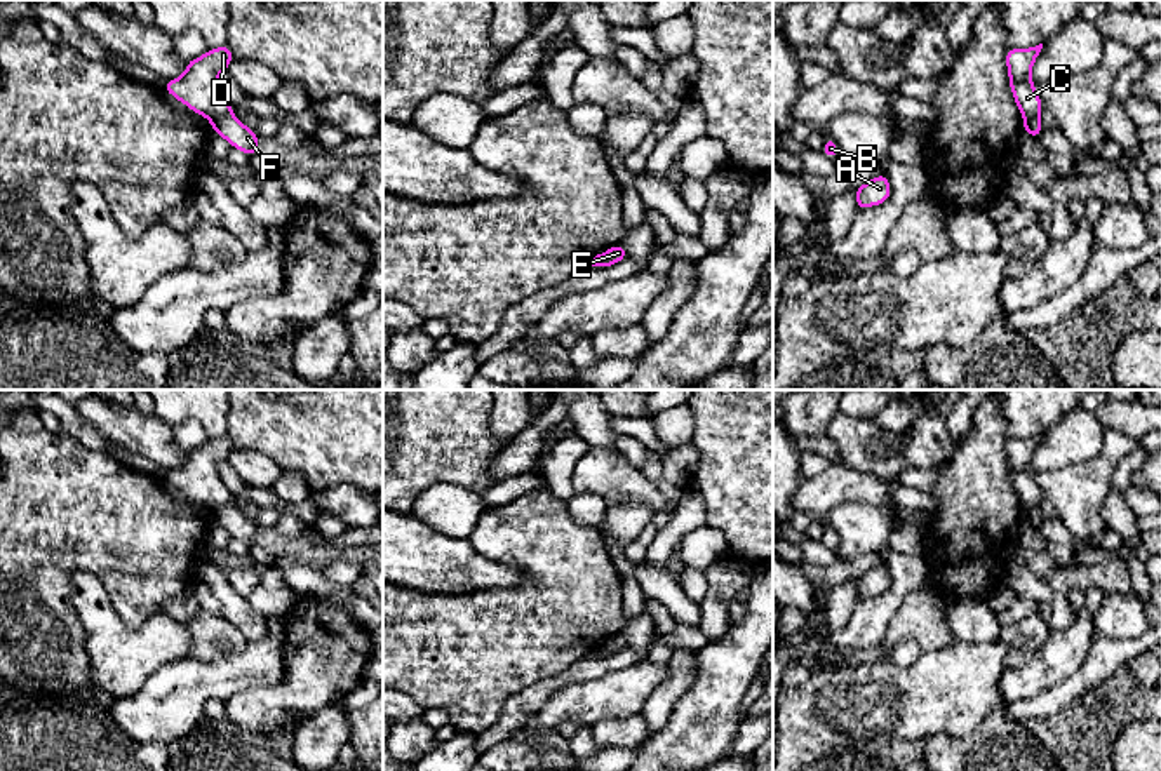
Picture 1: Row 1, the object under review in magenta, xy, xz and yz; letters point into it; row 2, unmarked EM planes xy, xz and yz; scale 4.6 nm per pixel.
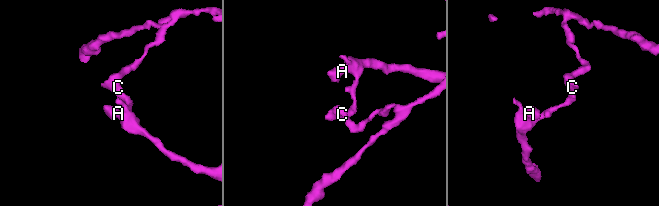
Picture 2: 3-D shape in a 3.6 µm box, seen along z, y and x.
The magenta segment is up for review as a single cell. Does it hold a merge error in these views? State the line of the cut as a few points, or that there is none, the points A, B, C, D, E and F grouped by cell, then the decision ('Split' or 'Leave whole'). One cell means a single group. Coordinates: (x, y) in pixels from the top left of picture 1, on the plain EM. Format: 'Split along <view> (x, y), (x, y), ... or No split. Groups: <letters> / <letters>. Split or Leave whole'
Split along xy (228, 502), (211, 510). Groups: A B E F / C D. Split

